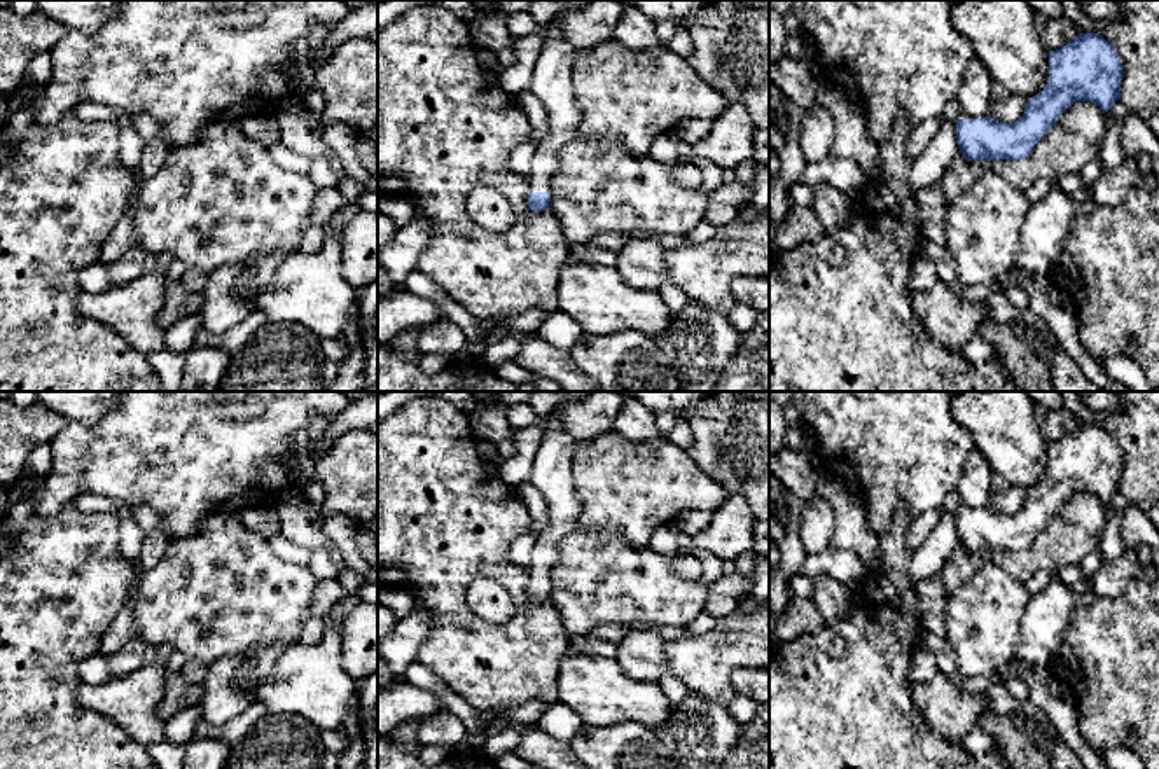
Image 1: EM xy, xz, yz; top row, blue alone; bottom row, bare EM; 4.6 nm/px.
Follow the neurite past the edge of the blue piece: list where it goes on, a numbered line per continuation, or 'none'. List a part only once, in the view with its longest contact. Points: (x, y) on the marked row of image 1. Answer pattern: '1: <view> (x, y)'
1: xz (551, 81)

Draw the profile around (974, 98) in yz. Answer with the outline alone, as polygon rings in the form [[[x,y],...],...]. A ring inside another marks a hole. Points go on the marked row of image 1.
[[[972,58],[956,96],[960,119],[991,117],[991,87],[995,86],[979,58]]]

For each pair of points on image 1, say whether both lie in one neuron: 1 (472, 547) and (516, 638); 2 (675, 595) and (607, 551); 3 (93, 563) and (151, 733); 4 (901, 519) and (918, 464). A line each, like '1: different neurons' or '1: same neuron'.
1: same neuron
2: same neuron
3: different neurons
4: different neurons

